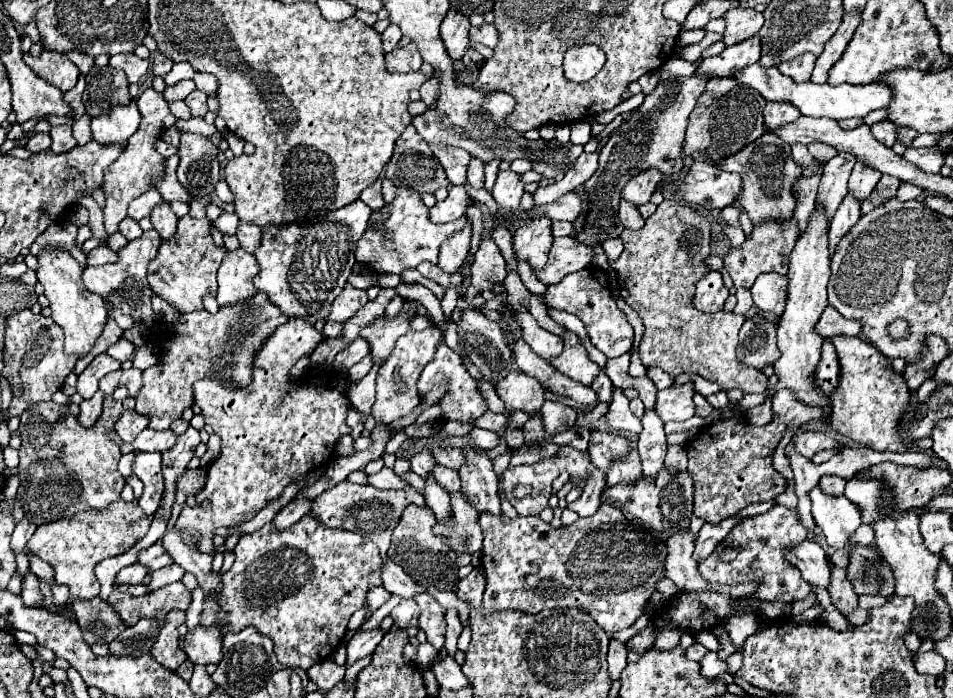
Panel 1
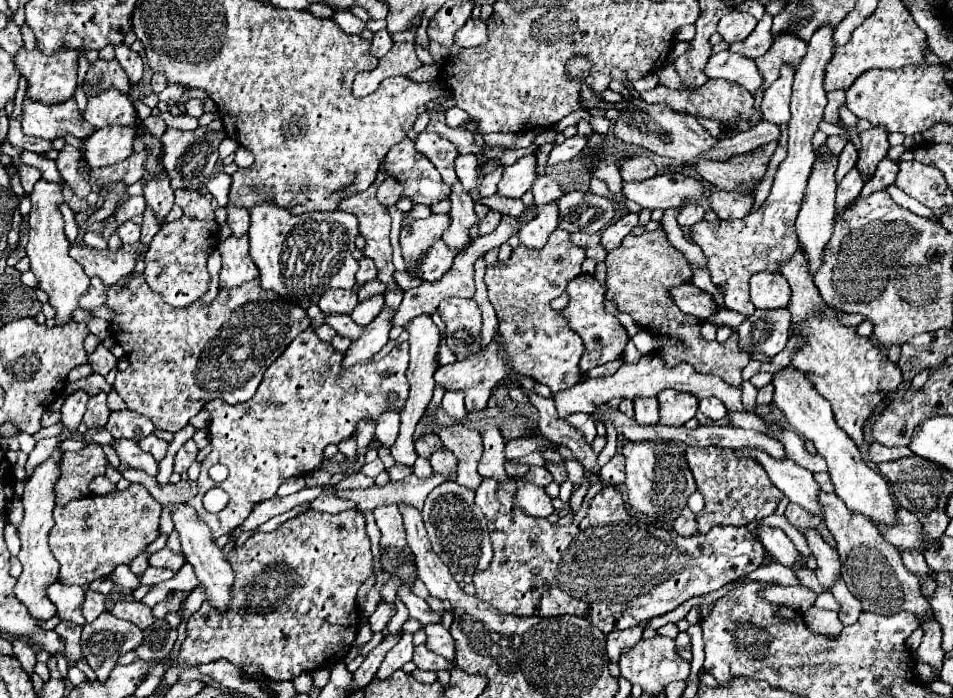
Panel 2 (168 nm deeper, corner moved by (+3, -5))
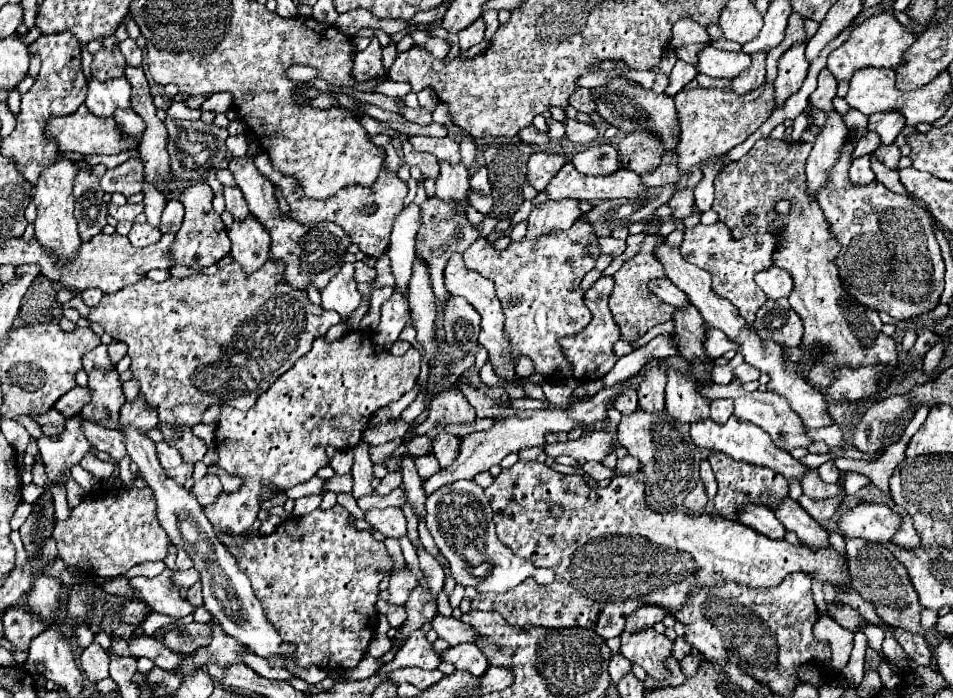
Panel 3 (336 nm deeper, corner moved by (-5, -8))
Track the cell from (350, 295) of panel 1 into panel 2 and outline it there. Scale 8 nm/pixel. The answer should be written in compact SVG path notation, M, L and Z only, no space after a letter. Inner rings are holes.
M326 290L318 300L322 312L336 312L336 314L350 314L356 308L358 296L354 290Z

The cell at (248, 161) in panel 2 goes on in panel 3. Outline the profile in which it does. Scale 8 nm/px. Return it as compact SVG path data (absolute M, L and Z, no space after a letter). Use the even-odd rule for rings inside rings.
M258 153L254 157L254 163L256 163L256 169L260 173L264 173L272 183L276 183L282 191L282 197L288 201L288 205L292 207L290 213L294 219L298 219L300 223L316 223L316 221L334 221L338 223L350 237L352 241L360 247L360 251L368 257L382 257L388 249L388 239L390 239L390 231L392 231L392 223L396 219L396 215L400 213L400 207L406 193L408 193L408 187L404 181L400 181L396 175L390 175L382 169L380 177L376 179L376 183L372 187L360 187L360 185L350 185L350 187L344 187L340 189L340 195L334 195L326 201L316 201L316 199L308 199L304 197L300 185L292 179L292 177L284 177L280 171L276 171L272 165L270 165L270 159L266 153Z

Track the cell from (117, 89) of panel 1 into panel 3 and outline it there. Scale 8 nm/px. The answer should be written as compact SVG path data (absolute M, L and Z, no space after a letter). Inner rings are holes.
M116 45L110 47L110 49L100 49L94 55L92 75L100 81L122 77L124 69L126 69L126 61L124 61L124 55L120 53L120 49Z

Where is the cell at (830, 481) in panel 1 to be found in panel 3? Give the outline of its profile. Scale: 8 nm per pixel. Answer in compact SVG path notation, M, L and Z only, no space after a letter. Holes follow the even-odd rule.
M832 461L824 463L818 467L818 473L820 473L820 479L824 483L838 483L840 481L840 471L836 469L836 465Z

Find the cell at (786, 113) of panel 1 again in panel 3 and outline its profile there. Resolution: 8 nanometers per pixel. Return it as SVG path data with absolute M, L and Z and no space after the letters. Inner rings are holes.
M796 43L792 45L782 59L778 61L778 77L774 81L774 95L776 95L776 107L784 107L786 99L790 95L794 95L802 81L806 79L806 71L808 71L808 61L804 59L804 43Z

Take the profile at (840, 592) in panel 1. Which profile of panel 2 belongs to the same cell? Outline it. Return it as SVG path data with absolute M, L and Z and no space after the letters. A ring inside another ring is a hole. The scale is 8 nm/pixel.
M806 530L802 534L804 534L806 542L808 542L810 552L814 554L814 558L818 562L816 576L818 576L820 584L826 586L826 588L830 588L836 582L836 578L840 576L840 560L838 560L836 548L832 548L830 544L826 544L824 538L816 530Z

